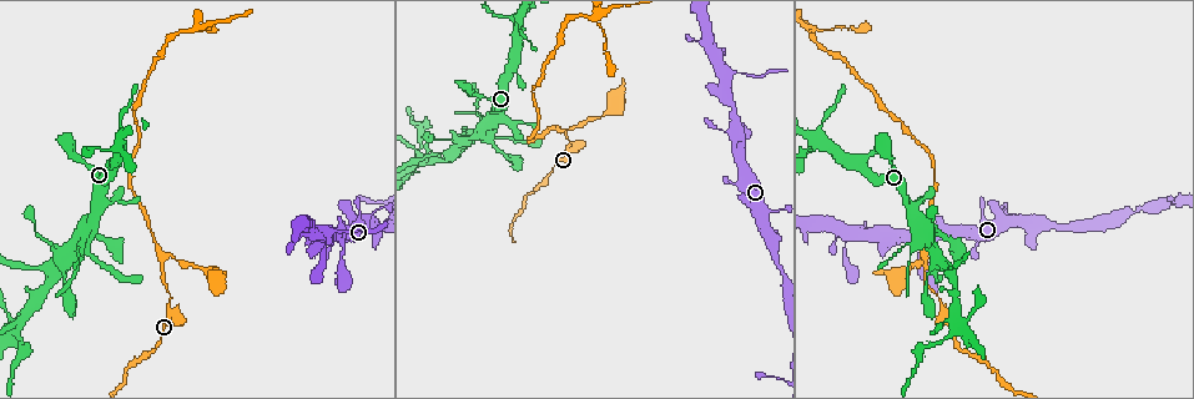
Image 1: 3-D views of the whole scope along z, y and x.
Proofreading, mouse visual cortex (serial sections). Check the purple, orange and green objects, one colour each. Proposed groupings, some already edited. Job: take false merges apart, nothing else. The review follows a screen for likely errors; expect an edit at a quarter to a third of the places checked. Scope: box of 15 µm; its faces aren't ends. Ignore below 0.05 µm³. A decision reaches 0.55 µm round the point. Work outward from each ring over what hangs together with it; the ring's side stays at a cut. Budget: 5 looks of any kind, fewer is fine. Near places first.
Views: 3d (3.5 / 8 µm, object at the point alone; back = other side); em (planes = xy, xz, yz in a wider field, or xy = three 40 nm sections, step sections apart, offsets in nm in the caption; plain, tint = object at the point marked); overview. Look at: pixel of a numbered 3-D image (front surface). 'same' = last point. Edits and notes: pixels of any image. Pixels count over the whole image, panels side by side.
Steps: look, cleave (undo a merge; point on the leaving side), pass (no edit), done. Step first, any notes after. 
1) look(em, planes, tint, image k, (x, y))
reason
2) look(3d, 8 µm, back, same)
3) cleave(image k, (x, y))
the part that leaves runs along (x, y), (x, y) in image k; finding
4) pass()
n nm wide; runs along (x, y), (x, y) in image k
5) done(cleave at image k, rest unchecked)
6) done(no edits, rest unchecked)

look(3d, 3.5 µm, image 1, (926, 258))
side arm on a straight run

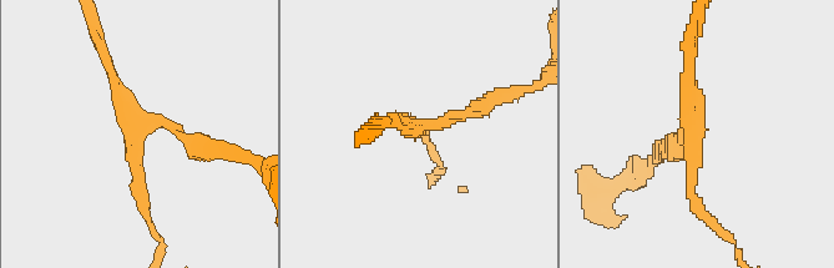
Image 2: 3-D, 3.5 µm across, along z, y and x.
look(em, xy, step 5, tint, image 2, (693, 132))
3 arms; arms of 150, 150, 150 nm

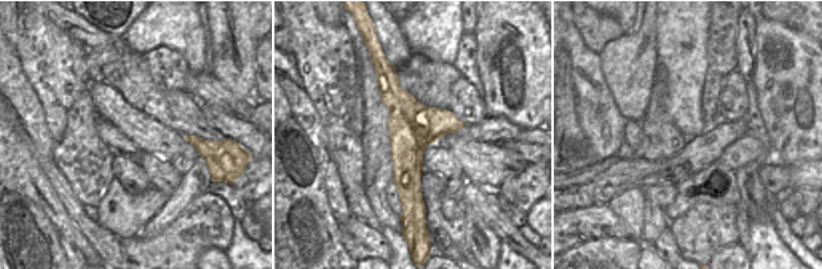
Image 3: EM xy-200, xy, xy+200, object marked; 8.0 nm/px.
pass()
runs along (145, 211), (134, 115), (102, 54) in image 2; all the same cell

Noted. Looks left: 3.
look(3d, 8 µm, image 1, (18, 328))
four or more arms meet

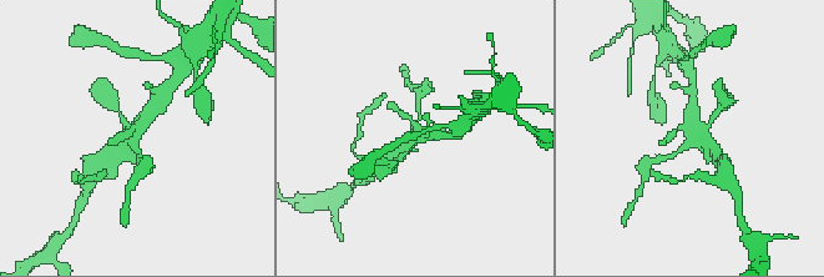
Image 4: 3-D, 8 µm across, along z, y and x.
look(em, xy, step 3, tint, image 4, (133, 137))

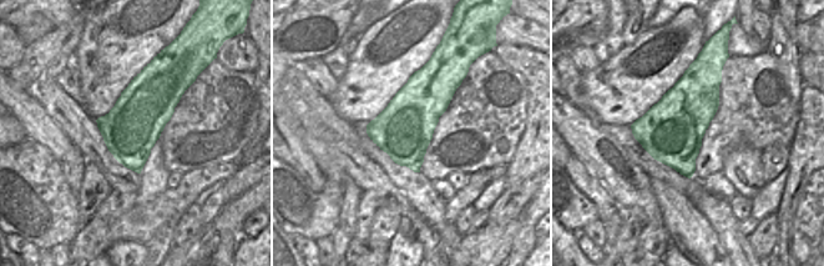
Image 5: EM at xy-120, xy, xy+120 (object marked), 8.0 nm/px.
pass()
460 nm wide; runs along (158, 107), (136, 134), (112, 154) in image 4; one cell here

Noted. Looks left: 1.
done(no edits, rest unchecked)

